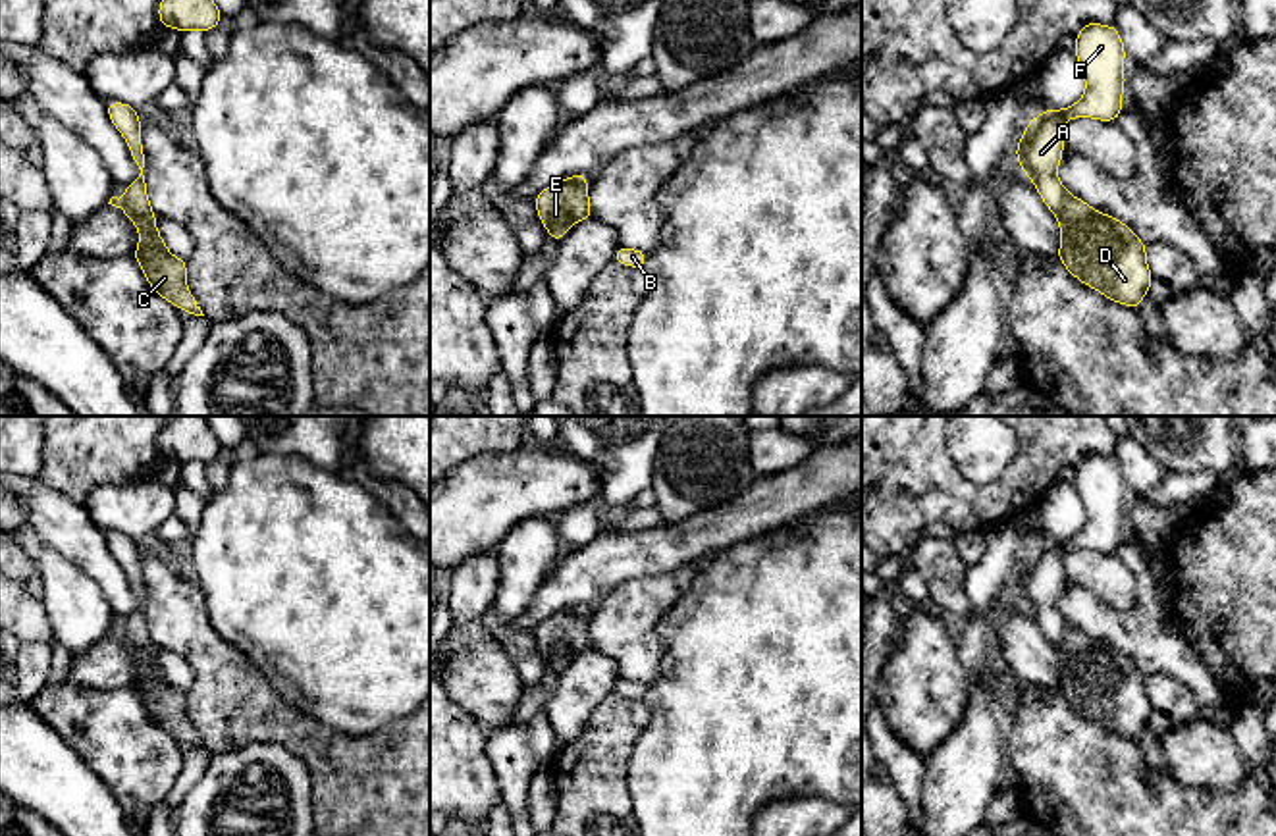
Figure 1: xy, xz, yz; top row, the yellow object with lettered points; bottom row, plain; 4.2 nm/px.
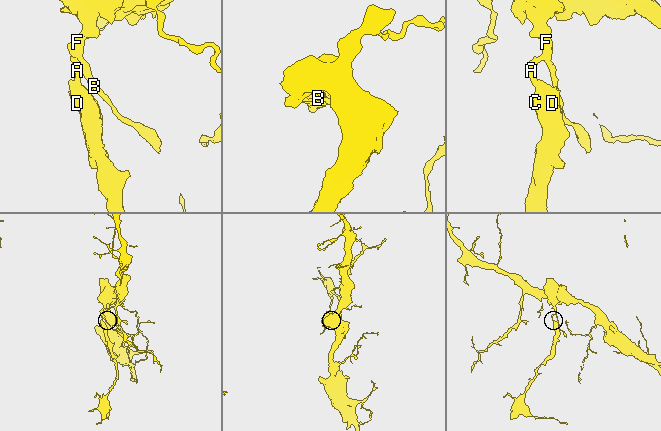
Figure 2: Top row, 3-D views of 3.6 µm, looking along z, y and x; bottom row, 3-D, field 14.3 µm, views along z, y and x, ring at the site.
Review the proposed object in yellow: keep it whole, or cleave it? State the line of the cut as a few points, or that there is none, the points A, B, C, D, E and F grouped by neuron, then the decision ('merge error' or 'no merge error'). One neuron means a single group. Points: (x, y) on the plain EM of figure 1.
cut xy (124, 632), (137, 644), (155, 648); groups A B F / C D E; merge error

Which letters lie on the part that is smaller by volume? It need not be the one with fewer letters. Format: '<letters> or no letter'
C, D, E

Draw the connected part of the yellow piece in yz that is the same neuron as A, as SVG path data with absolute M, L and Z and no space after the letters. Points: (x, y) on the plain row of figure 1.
M1093 453L1085 455L1076 466L1074 485L1085 510L1083 528L1068 539L1047 539L1031 549L1016 576L1018 595L1052 645L1058 645L1070 628L1056 607L1064 584L1064 555L1076 549L1110 555L1124 543L1126 507L1122 495L1128 485L1118 460Z

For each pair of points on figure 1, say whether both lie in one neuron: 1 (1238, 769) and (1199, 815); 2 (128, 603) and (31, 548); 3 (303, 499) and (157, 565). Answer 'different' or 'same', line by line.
1: different
2: different
3: different

